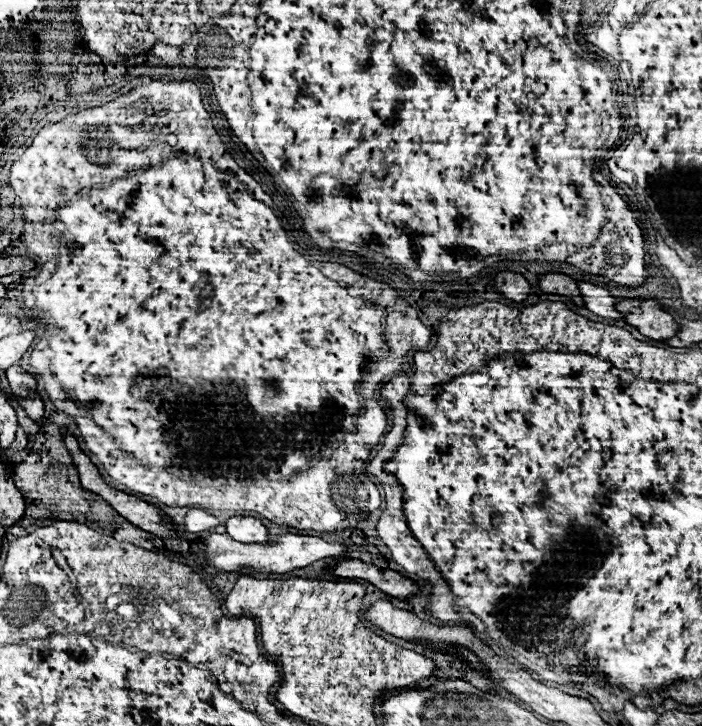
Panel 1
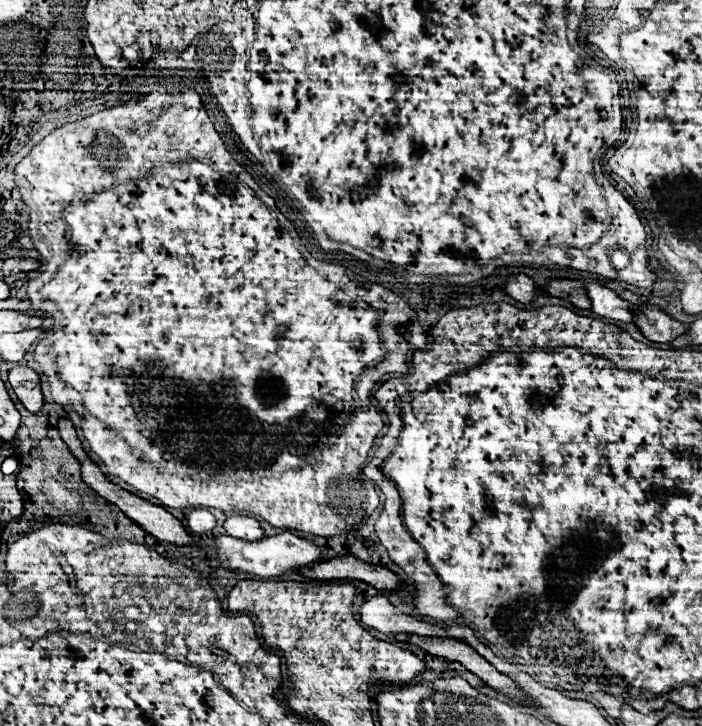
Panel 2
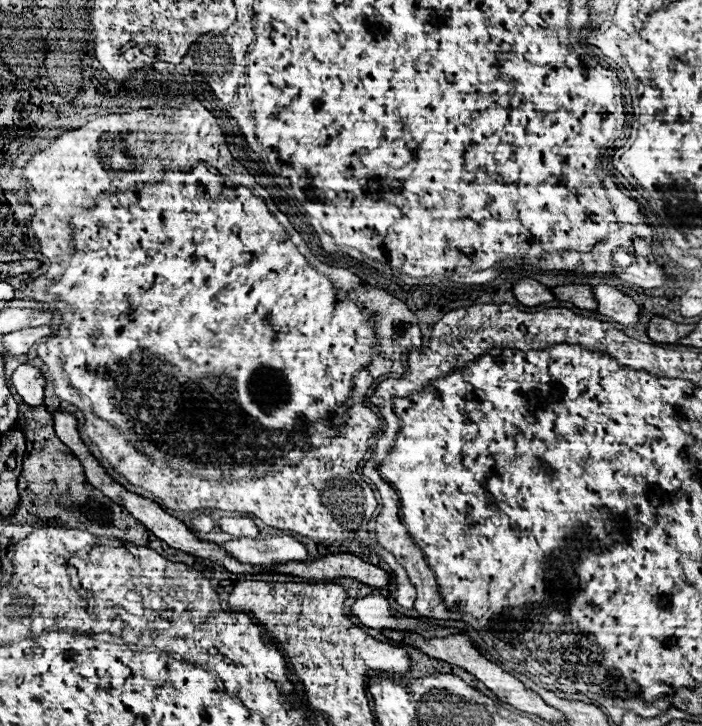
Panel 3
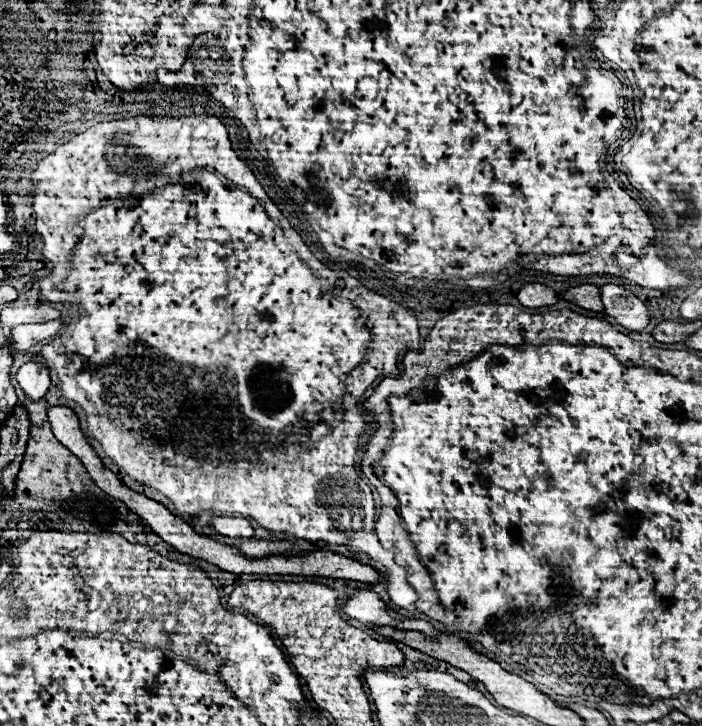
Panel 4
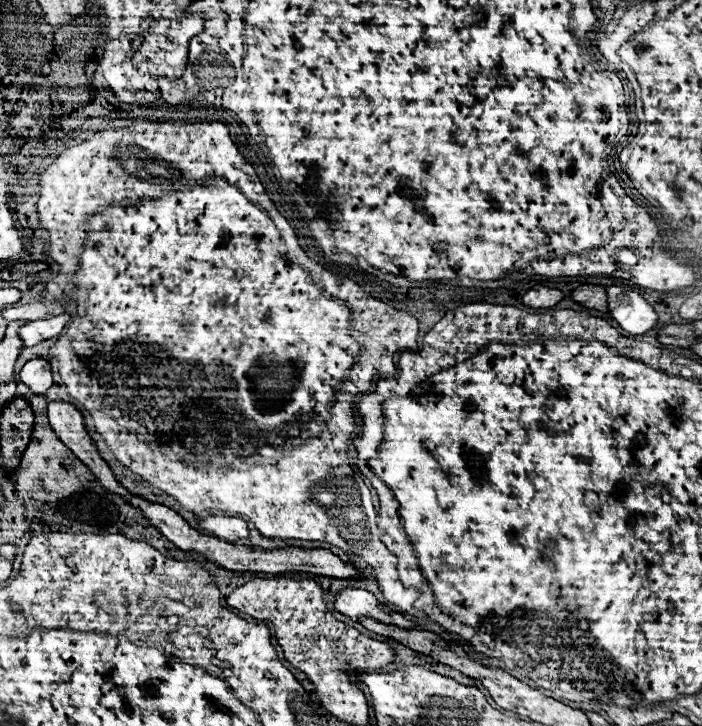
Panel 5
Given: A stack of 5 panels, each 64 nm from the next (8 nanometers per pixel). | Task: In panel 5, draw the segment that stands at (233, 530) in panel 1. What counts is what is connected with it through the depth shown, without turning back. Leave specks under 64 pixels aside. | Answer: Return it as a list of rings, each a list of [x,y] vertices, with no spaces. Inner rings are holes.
[[[208,516],[200,522],[200,528],[204,532],[210,532],[216,538],[234,542],[238,538],[248,538],[248,524],[242,518],[230,518],[230,516]]]

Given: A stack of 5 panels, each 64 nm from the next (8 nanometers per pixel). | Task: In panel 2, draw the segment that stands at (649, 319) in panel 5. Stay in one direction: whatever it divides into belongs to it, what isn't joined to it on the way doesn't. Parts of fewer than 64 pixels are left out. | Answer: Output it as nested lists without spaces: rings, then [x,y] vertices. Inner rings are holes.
[[[586,284],[586,294],[592,302],[592,312],[596,312],[598,316],[620,322],[632,322],[630,304],[616,296],[614,290],[604,288],[600,284]]]

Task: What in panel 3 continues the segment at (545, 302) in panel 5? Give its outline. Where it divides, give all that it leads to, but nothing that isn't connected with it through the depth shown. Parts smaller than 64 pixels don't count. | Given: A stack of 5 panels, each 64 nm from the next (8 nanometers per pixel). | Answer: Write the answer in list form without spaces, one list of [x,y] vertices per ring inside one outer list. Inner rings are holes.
[[[520,278],[520,280],[512,286],[512,292],[514,292],[516,300],[518,300],[520,304],[524,304],[524,306],[536,306],[536,304],[554,300],[552,292],[550,292],[546,286],[542,286],[542,284],[538,284],[536,280],[532,280],[532,278]]]

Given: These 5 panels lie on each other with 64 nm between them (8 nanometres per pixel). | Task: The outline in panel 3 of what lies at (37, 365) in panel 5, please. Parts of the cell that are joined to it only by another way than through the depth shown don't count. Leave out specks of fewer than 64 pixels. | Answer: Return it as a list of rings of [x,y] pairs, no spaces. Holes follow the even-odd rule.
[[[22,364],[12,374],[12,384],[16,392],[28,406],[40,406],[44,400],[44,376],[38,368],[30,364]]]

